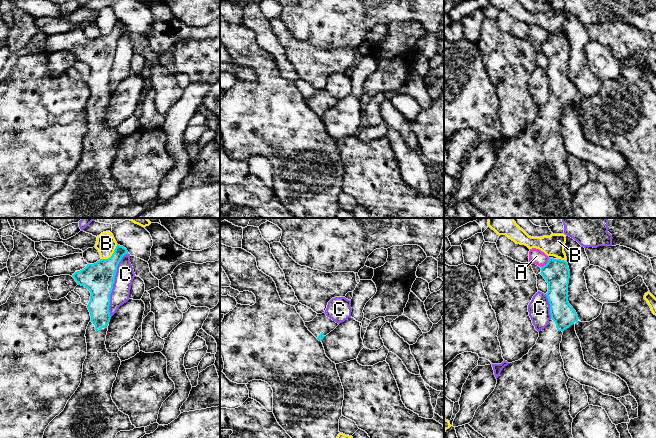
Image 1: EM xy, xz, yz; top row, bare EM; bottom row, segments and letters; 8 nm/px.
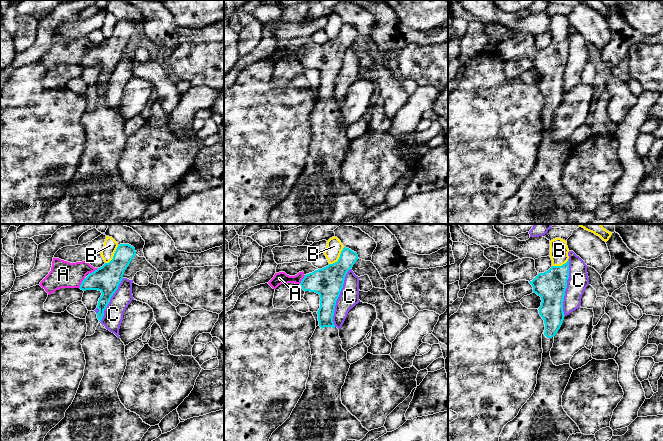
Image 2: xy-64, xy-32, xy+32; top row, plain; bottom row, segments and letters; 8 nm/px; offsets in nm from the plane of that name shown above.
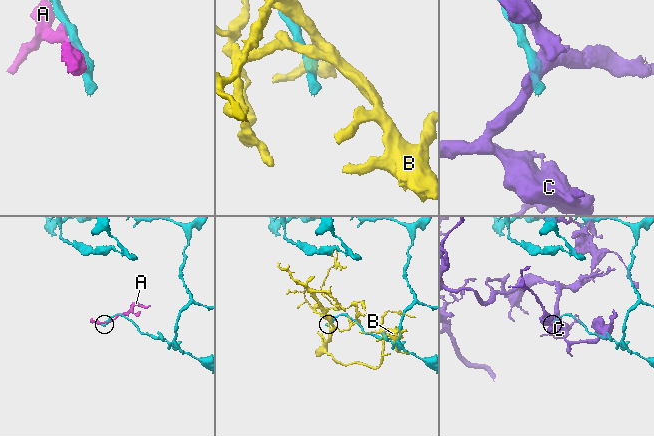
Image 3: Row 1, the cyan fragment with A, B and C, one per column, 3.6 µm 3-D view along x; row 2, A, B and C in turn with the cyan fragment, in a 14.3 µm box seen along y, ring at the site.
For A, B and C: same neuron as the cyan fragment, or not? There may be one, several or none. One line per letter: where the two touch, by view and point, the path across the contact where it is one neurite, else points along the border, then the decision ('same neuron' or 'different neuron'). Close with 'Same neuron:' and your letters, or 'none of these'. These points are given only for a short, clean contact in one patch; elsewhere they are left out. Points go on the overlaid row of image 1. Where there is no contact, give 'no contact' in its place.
A: meets cyan in yz at (547, 263); different neuron
B: meets cyan in xy at (112, 255); border along xy (117, 244), (114, 252), (109, 257), (101, 259); different neuron
C: meets cyan in xy at (113, 283); different neuron
Same neuron: none of these

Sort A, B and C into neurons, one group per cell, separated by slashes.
A / B / C

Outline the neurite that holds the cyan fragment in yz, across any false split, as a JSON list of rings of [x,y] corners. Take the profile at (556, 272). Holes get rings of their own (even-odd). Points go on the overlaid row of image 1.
[[[549,258],[546,265],[541,267],[541,275],[548,283],[546,296],[550,304],[551,319],[548,325],[539,331],[536,344],[520,360],[505,366],[499,377],[494,391],[485,402],[478,407],[469,425],[485,438],[573,438],[570,415],[570,395],[566,383],[569,377],[564,369],[560,353],[560,343],[563,331],[578,321],[578,315],[568,302],[568,284],[570,270],[568,263],[561,259]]]

